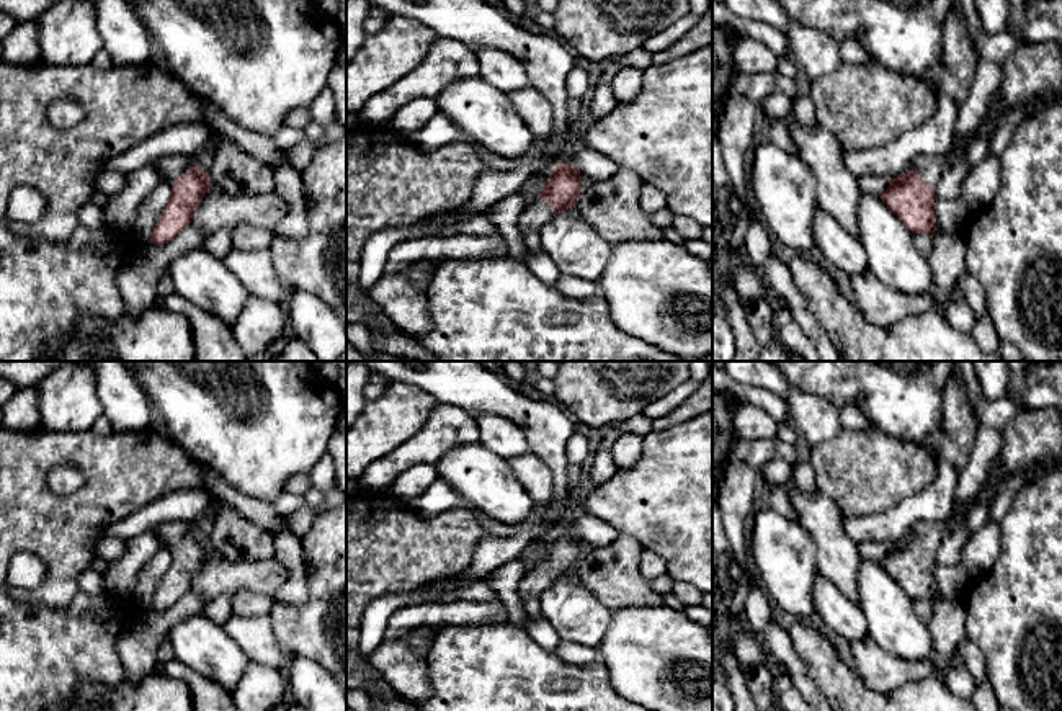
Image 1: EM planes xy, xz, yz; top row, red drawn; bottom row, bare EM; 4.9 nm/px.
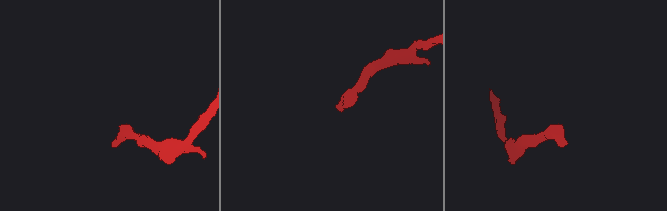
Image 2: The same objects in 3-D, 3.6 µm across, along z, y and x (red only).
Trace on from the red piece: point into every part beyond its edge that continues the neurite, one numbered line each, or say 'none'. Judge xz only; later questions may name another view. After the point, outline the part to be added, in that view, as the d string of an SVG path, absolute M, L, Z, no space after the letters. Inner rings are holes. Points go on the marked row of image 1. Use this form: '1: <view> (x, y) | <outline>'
1: xz (536, 213) | M536 196L528 201L526 208L520 214L518 229L523 235L539 232L552 217L554 211Z

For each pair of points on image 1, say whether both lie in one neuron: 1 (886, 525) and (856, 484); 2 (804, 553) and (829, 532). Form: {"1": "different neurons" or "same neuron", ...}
{"1": "different neurons", "2": "different neurons"}

